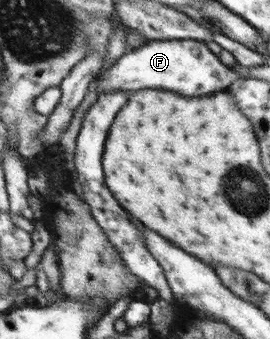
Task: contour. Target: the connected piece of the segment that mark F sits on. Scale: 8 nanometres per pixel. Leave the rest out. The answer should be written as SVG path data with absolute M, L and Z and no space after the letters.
M150 40L145 45L142 44L135 50L128 50L114 62L111 67L104 66L97 75L97 92L107 93L111 90L142 90L142 88L164 88L164 90L174 90L184 96L206 96L212 92L222 92L240 77L244 77L239 72L232 70L220 62L218 55L214 54L208 46L206 40Z

